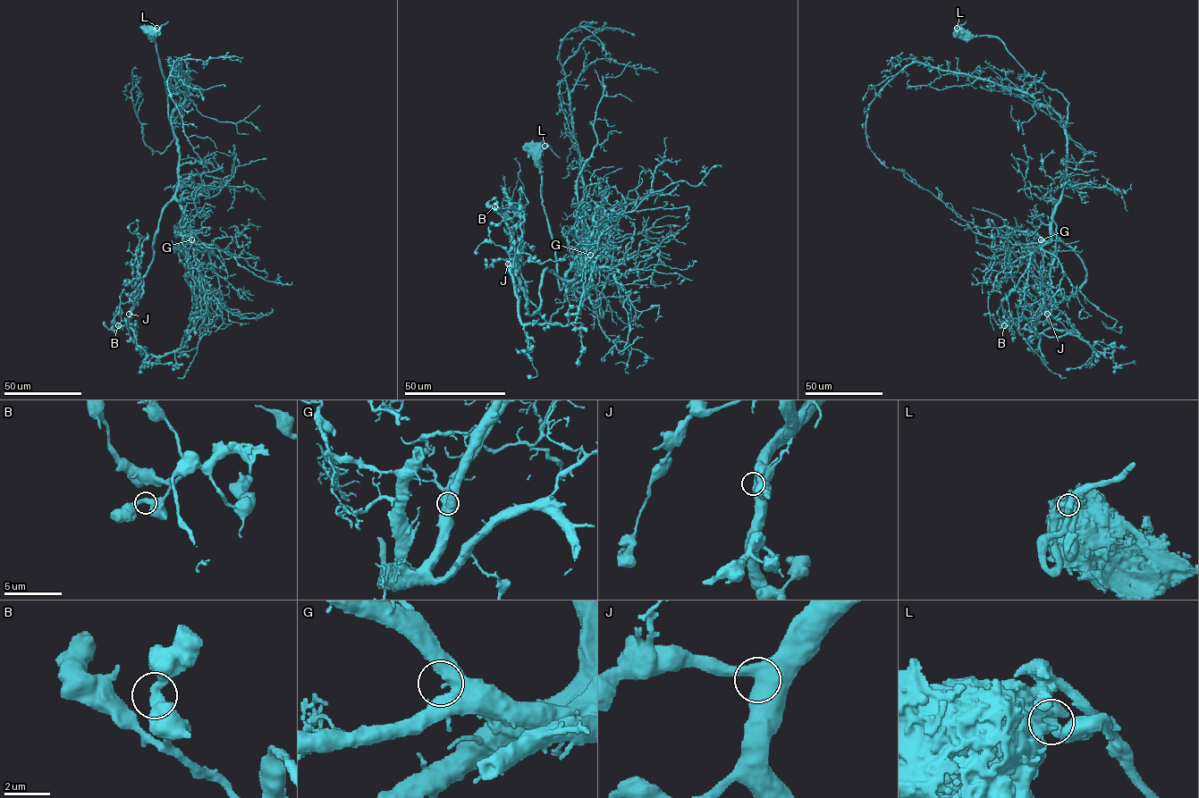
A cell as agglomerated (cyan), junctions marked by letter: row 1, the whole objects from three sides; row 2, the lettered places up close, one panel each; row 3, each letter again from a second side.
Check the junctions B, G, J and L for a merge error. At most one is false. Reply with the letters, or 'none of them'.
L

